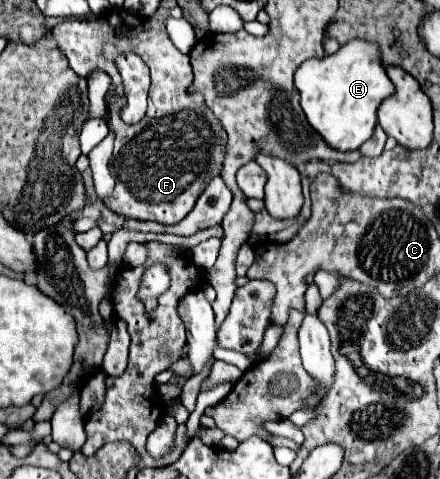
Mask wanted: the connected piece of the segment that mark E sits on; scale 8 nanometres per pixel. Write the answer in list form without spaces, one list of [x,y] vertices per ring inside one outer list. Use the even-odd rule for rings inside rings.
[[[359,37],[341,45],[333,55],[305,61],[295,73],[295,87],[311,127],[339,151],[355,151],[373,135],[379,105],[395,93],[395,85],[381,61],[381,49],[373,41],[361,41]]]

